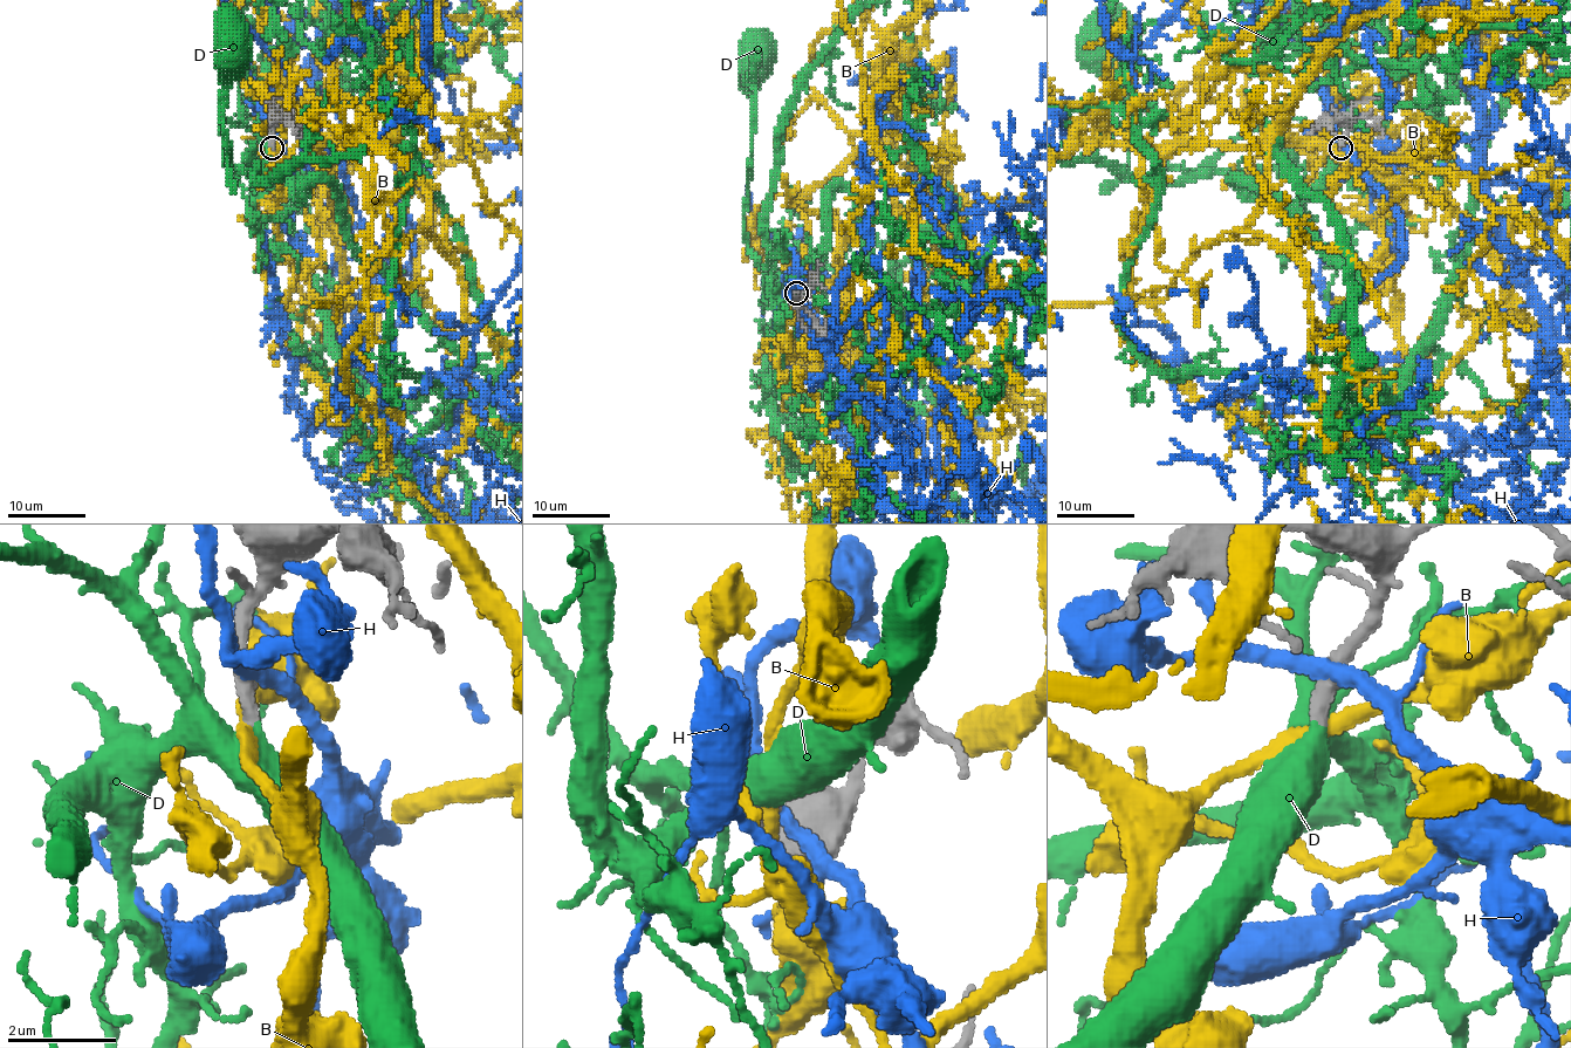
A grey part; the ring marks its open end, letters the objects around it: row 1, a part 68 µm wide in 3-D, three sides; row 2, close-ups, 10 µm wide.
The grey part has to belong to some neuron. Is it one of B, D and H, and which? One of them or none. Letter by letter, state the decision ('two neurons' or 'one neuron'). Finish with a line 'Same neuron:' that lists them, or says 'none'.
B: two neurons
D: one neuron
H: two neurons
Same neuron: D

